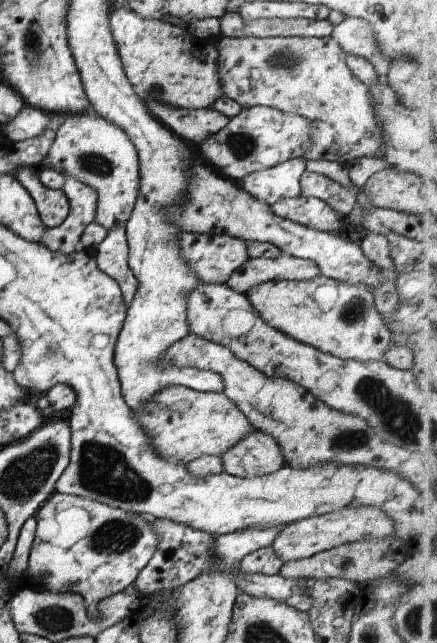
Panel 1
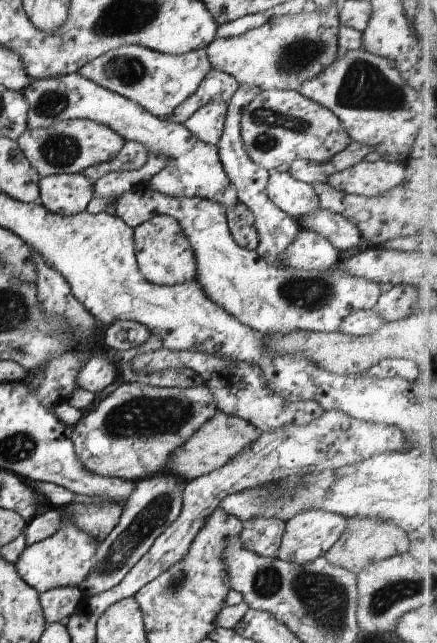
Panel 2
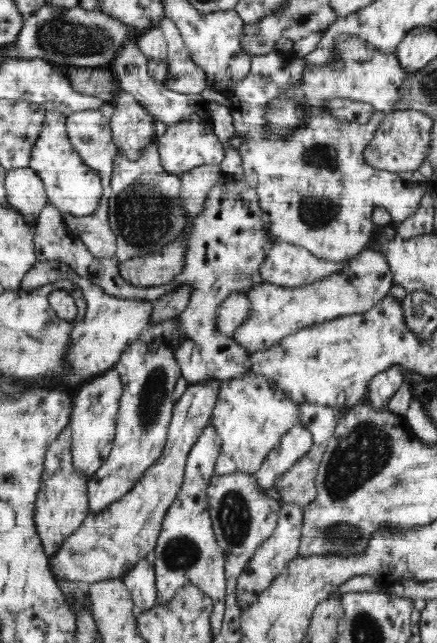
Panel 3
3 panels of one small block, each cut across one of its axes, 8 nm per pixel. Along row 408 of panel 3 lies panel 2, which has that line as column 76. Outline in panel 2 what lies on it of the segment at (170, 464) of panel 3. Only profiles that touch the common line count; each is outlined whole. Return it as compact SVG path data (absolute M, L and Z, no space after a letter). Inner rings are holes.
M60 173L50 175L39 180L39 202L41 202L50 212L63 215L73 215L86 211L90 199L95 196L94 184L90 182L84 173Z

